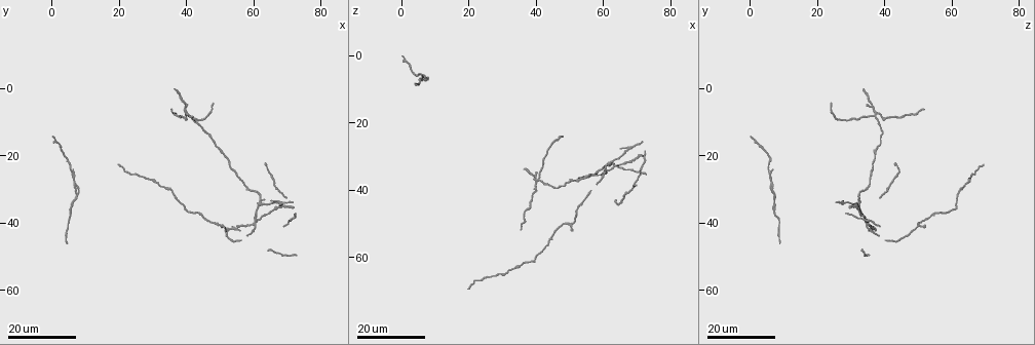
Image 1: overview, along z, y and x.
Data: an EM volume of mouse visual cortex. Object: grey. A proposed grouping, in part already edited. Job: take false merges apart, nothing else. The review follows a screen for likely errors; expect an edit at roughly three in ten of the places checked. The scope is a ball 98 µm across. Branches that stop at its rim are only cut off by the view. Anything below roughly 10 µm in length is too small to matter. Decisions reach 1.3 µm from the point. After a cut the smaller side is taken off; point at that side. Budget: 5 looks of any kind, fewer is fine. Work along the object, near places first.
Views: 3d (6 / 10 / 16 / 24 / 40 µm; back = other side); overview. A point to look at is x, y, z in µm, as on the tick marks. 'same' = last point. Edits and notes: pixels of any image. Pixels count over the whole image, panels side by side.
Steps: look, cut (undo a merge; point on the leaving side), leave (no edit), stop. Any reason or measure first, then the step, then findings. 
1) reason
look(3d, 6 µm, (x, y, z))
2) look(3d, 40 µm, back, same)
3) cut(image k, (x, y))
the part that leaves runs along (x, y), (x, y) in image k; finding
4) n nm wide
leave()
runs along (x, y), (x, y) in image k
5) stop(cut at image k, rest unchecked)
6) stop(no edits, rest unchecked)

two arms in line, one across
look(3d, 16 µm, (6.0, 26.0, 5.5))

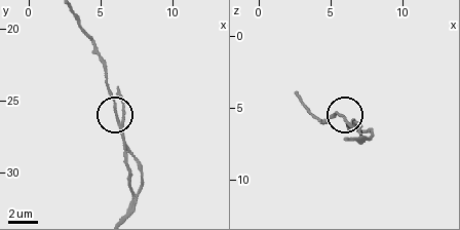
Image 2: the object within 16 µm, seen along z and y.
look(3d, 6 µm, (6.0, 25.8, 5.8))

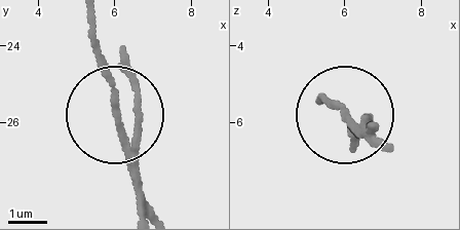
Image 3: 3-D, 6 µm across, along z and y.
leave()
all the same cell

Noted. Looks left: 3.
three arms meet
look(3d, 24 µm, (41.0, 7.5, 36.5))

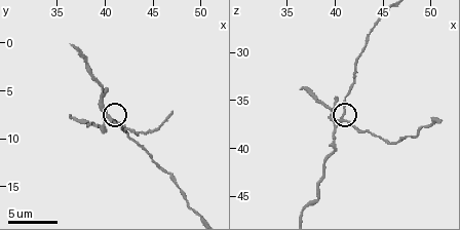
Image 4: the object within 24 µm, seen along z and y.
look(3d, 10 µm, (40.6, 8.0, 37.0))

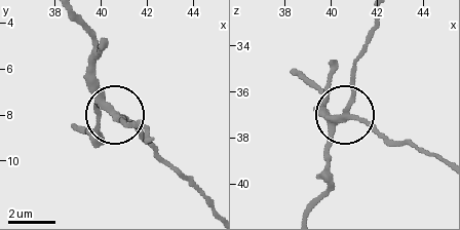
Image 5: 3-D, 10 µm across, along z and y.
3 arms
leave()
runs along (442, 160), (382, 139), (353, 117), (341, 123), (326, 156) in image 5; all the same cell

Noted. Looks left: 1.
stop(no edits, rest unchecked)

